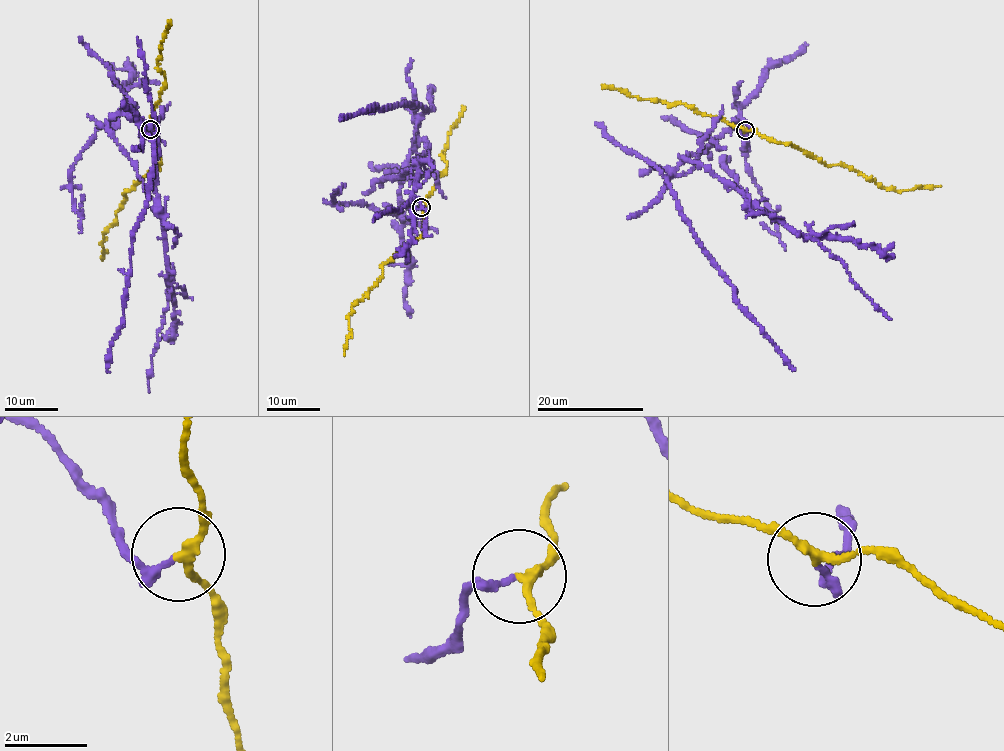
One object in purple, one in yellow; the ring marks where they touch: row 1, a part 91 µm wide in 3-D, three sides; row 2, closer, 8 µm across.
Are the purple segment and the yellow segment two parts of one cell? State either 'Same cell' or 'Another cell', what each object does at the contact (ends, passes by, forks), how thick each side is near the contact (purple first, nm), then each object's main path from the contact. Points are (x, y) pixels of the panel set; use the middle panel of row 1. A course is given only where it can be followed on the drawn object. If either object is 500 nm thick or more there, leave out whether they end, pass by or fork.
Another cell. At the ring purple ends. At the ring yellow passes by. Thickness 180 nm (purple) against 200 nm. Course of purple: (420, 207), (404, 220), (400, 181), (422, 139), (430, 147), (417, 166), (417, 199), (372, 221). Course of yellow: (422, 207), (422, 234), (382, 264), (382, 277), (376, 285), (352, 306), (345, 354)

